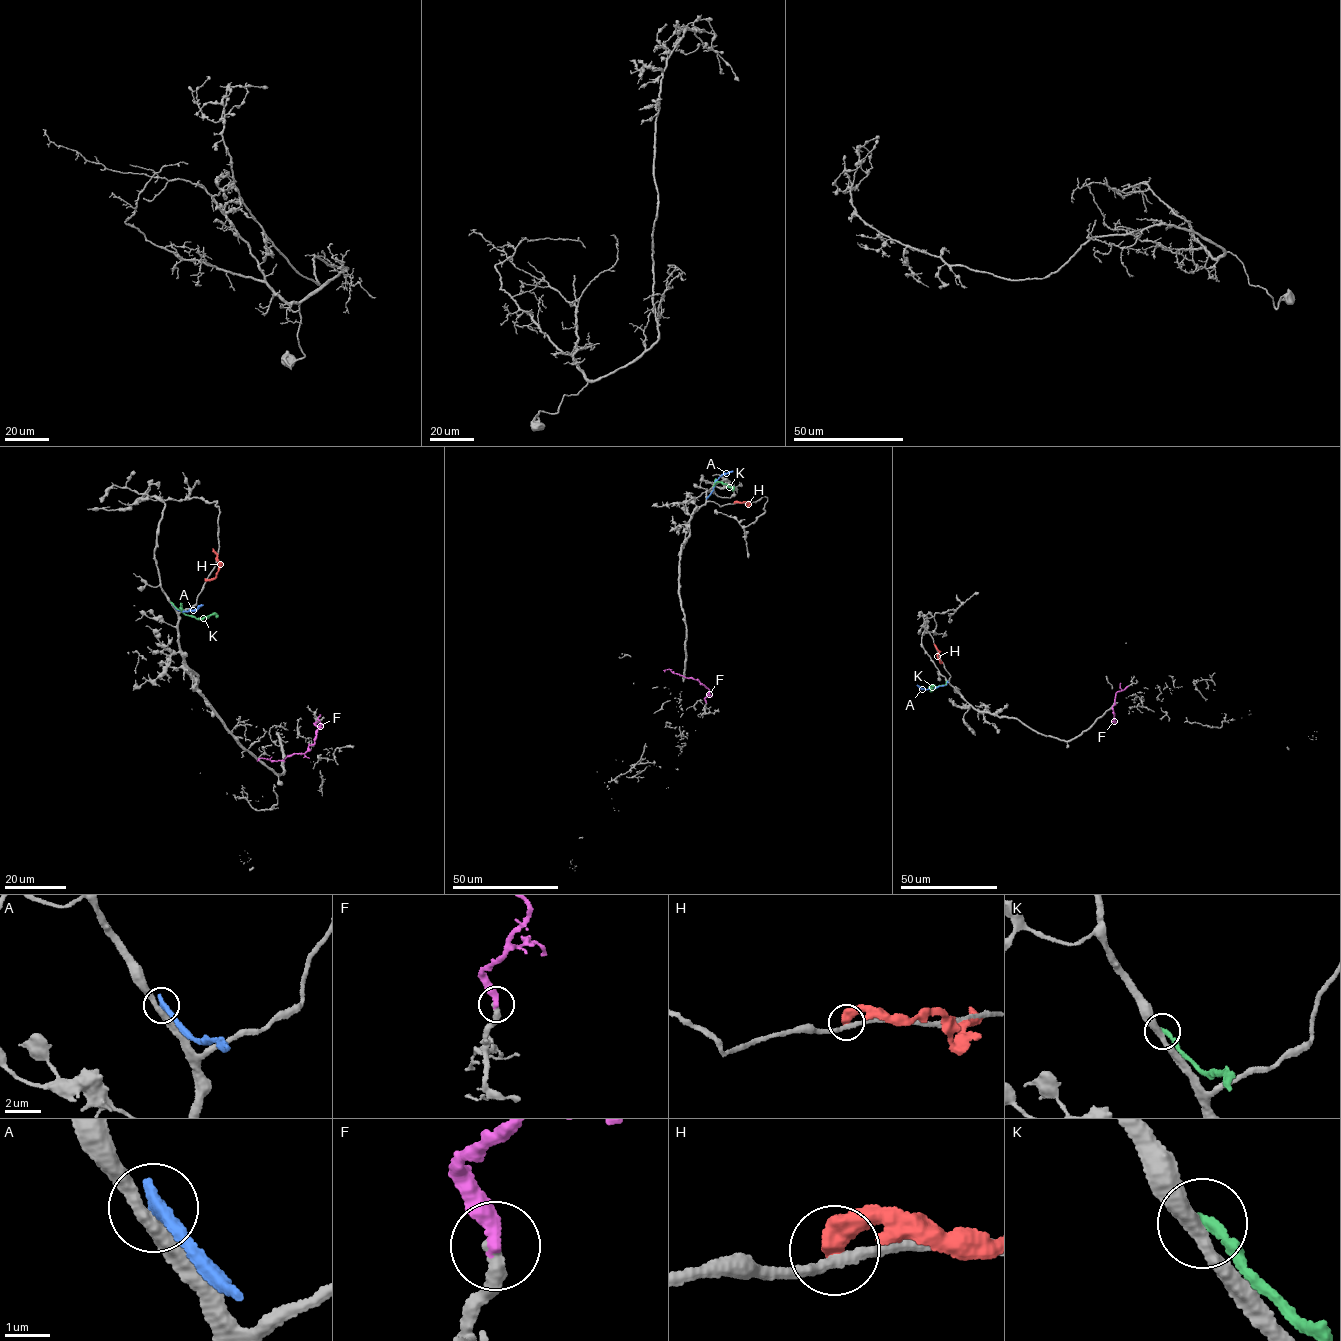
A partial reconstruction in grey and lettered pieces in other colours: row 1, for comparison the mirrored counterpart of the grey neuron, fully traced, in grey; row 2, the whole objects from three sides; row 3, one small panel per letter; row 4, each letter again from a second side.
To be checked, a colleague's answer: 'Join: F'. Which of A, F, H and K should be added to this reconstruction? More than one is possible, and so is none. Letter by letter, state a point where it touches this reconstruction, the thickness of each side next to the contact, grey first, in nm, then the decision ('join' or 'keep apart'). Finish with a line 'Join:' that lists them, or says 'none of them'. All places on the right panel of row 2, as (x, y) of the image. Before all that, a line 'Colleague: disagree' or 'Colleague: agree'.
Colleague: agree
A: (947, 682) | 360/380 nm | keep apart
F: (1127, 686) | 280/360 nm | join
H: (942, 662) | 240/550 nm | keep apart
K: (947, 681) | 360/260 nm | keep apart
Join: F

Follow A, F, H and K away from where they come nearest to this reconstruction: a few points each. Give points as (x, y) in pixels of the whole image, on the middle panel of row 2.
A: (706, 498), (716, 481), (733, 471)
F: (706, 702), (709, 690), (698, 680), (673, 673), (669, 669), (663, 670)
H: (734, 503), (746, 502), (747, 505), (750, 501)
K: (706, 498), (716, 482), (726, 484), (732, 491)

